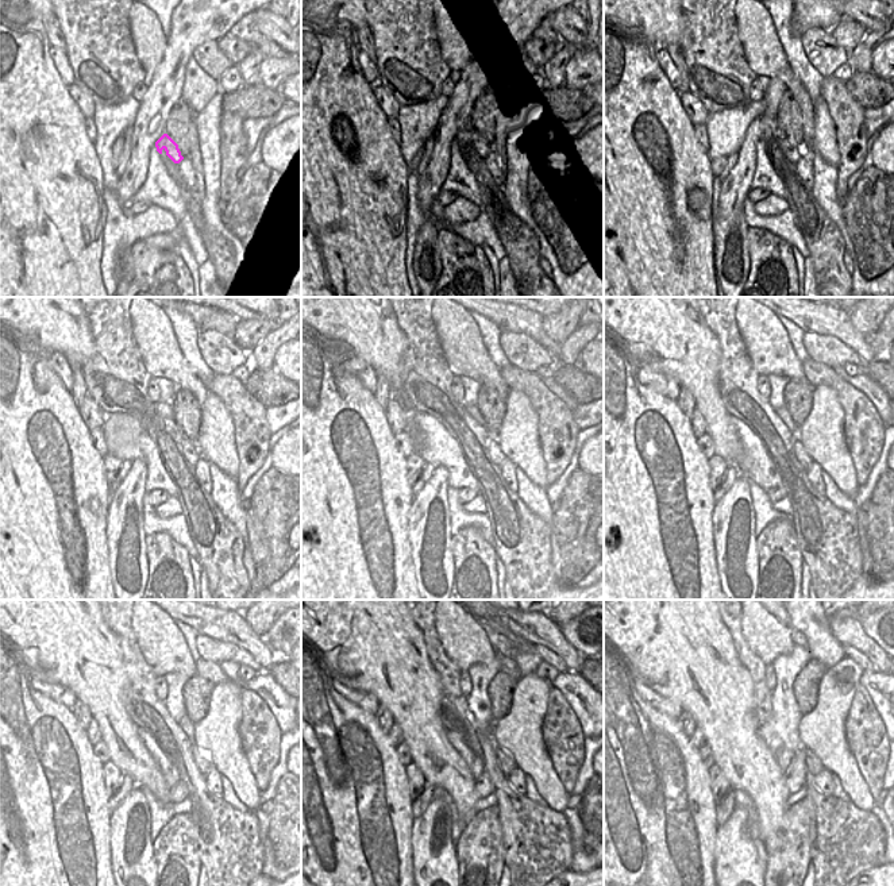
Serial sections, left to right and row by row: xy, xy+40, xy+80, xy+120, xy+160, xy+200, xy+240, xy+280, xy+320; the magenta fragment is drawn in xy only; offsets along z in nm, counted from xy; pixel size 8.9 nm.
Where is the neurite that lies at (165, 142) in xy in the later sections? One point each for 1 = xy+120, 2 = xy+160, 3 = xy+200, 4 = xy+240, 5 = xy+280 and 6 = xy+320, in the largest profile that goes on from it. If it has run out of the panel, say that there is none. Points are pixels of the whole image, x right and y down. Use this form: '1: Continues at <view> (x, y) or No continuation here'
1: Continues at xy+120 (191, 451)
2: Continues at xy+160 (494, 451)
3: Continues at xy+200 (800, 453)
4: Continues at xy+240 (201, 758)
5: Continues at xy+280 (505, 759)
6: Continues at xy+320 (814, 766).

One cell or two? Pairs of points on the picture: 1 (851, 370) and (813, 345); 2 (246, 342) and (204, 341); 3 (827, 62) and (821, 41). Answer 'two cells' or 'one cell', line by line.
1: two cells
2: two cells
3: one cell

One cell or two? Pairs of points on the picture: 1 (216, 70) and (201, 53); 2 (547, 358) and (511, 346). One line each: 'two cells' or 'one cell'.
1: one cell
2: one cell

